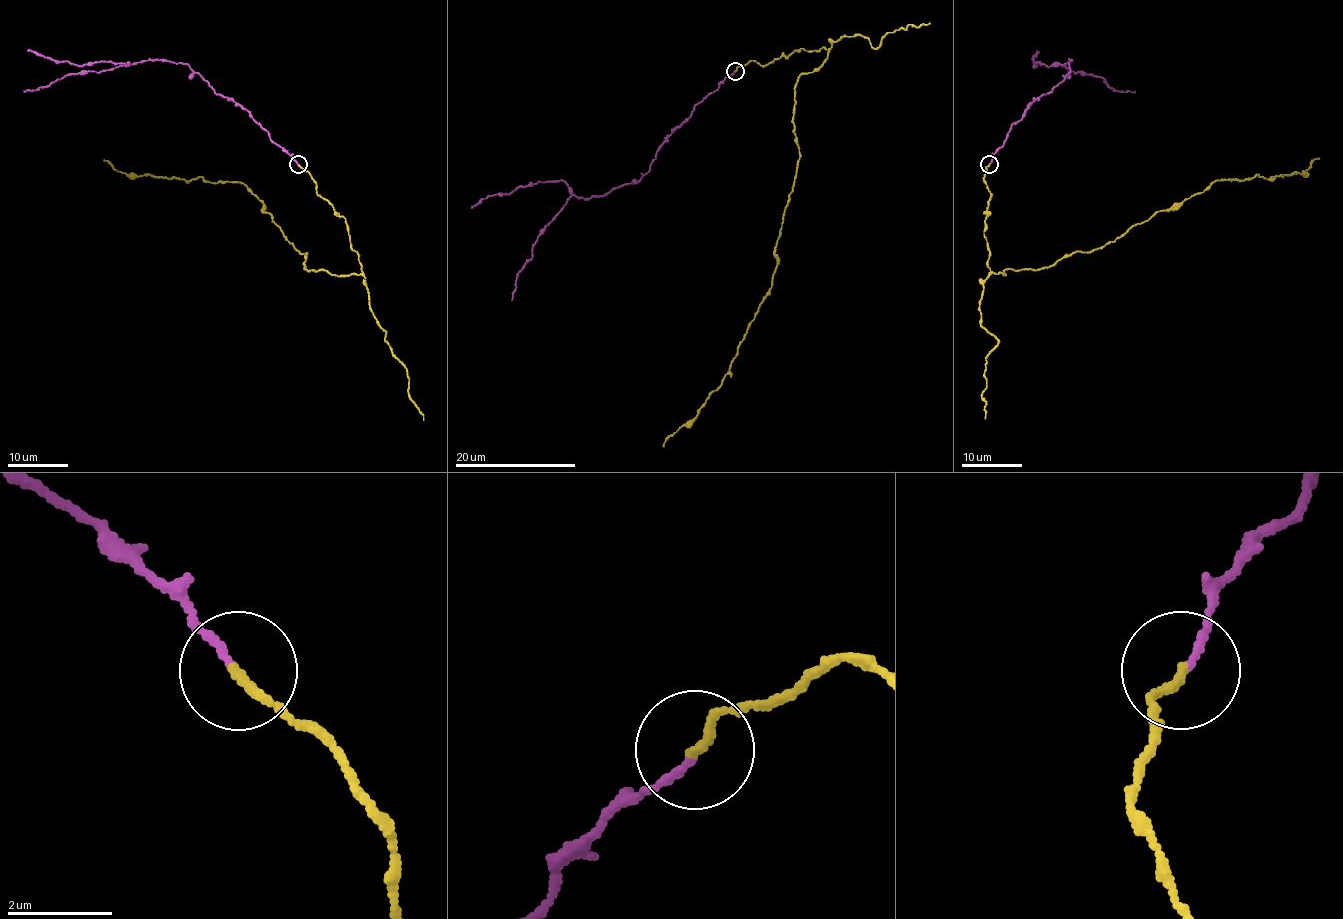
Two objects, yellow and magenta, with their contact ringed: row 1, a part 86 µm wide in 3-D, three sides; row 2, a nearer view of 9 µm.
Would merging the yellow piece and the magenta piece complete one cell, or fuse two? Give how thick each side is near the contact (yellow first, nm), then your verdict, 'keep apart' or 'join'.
calibres 180 and 140 nm; join

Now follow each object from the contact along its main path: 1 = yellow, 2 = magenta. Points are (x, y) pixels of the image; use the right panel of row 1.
1: (989, 164), (988, 268), (1004, 274), (1101, 249), (1217, 180), (1304, 173), (1319, 157)
2: (990, 164), (1013, 124), (1035, 98), (1061, 82), (1071, 60), (1060, 65), (1103, 77), (1114, 90), (1135, 93)

